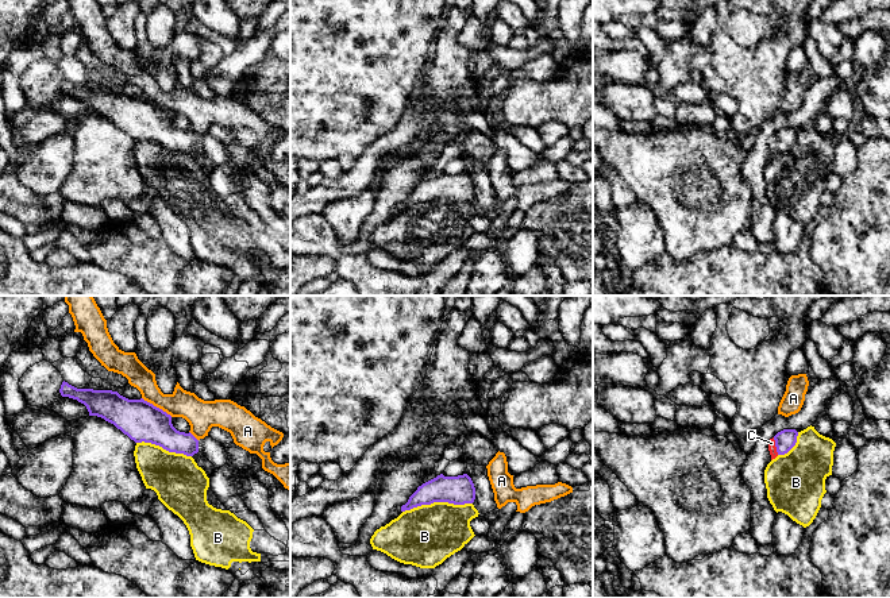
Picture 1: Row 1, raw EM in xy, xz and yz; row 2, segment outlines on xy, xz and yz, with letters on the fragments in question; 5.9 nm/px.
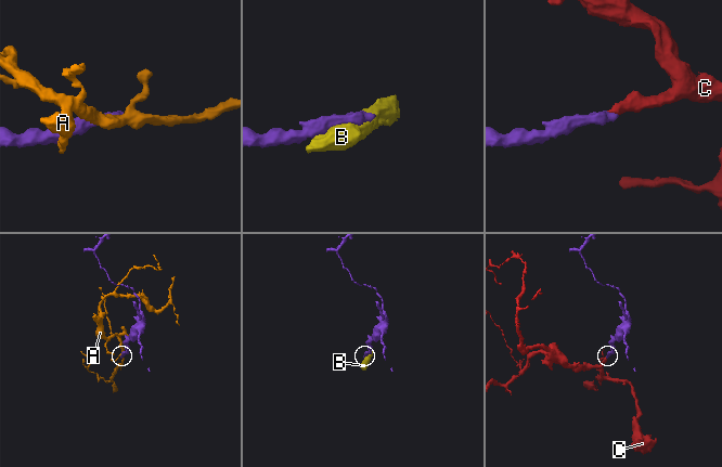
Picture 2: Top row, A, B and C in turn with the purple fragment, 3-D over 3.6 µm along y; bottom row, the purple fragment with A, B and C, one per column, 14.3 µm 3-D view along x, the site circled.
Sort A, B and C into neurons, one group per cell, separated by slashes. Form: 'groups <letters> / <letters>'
groups A / B / C

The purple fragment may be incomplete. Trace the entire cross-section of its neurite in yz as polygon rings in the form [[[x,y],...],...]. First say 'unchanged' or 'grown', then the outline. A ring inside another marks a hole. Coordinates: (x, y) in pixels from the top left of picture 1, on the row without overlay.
grown | [[[783,127],[768,138],[771,158],[778,153],[787,151],[797,140],[798,130],[795,127]]]

